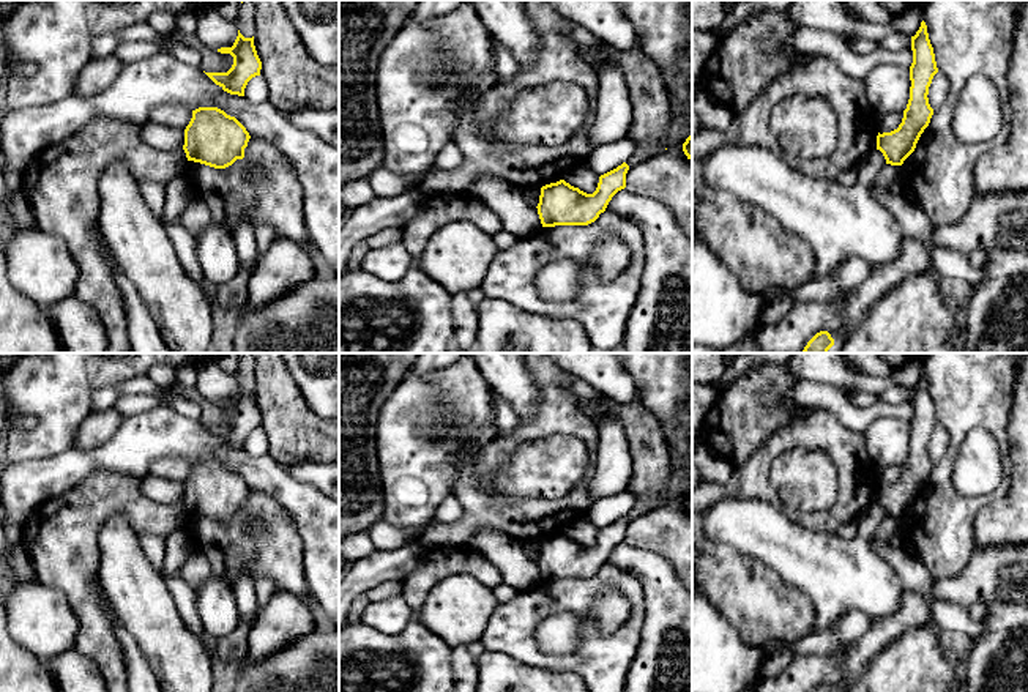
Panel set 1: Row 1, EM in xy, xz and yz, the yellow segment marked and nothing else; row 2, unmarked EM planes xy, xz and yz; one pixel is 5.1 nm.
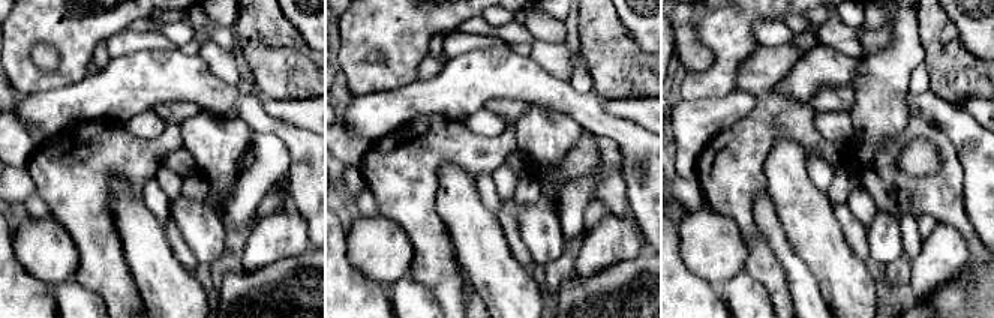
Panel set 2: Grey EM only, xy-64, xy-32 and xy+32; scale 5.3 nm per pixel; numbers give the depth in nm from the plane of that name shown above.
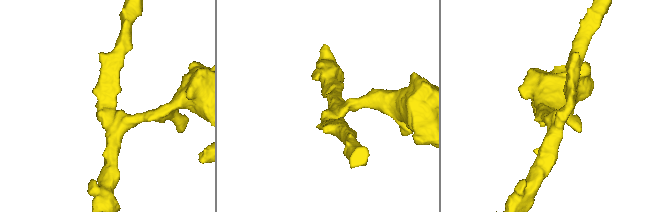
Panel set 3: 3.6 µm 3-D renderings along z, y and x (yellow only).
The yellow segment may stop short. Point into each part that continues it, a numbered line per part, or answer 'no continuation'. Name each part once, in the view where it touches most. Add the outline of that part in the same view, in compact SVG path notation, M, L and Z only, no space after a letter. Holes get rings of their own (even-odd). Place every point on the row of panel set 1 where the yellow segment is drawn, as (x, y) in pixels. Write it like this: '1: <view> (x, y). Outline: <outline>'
no continuation

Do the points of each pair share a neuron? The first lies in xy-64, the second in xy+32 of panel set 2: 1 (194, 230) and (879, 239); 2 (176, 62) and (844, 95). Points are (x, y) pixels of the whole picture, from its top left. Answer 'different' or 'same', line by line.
1: same
2: different

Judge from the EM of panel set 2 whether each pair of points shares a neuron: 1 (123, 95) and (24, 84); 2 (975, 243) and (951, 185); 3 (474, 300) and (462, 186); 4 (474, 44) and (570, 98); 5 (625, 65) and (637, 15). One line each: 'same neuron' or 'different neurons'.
1: different neurons
2: same neuron
3: different neurons
4: different neurons
5: different neurons

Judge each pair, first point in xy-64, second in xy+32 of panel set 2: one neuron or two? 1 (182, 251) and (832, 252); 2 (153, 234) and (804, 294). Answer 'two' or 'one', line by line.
1: two
2: two

